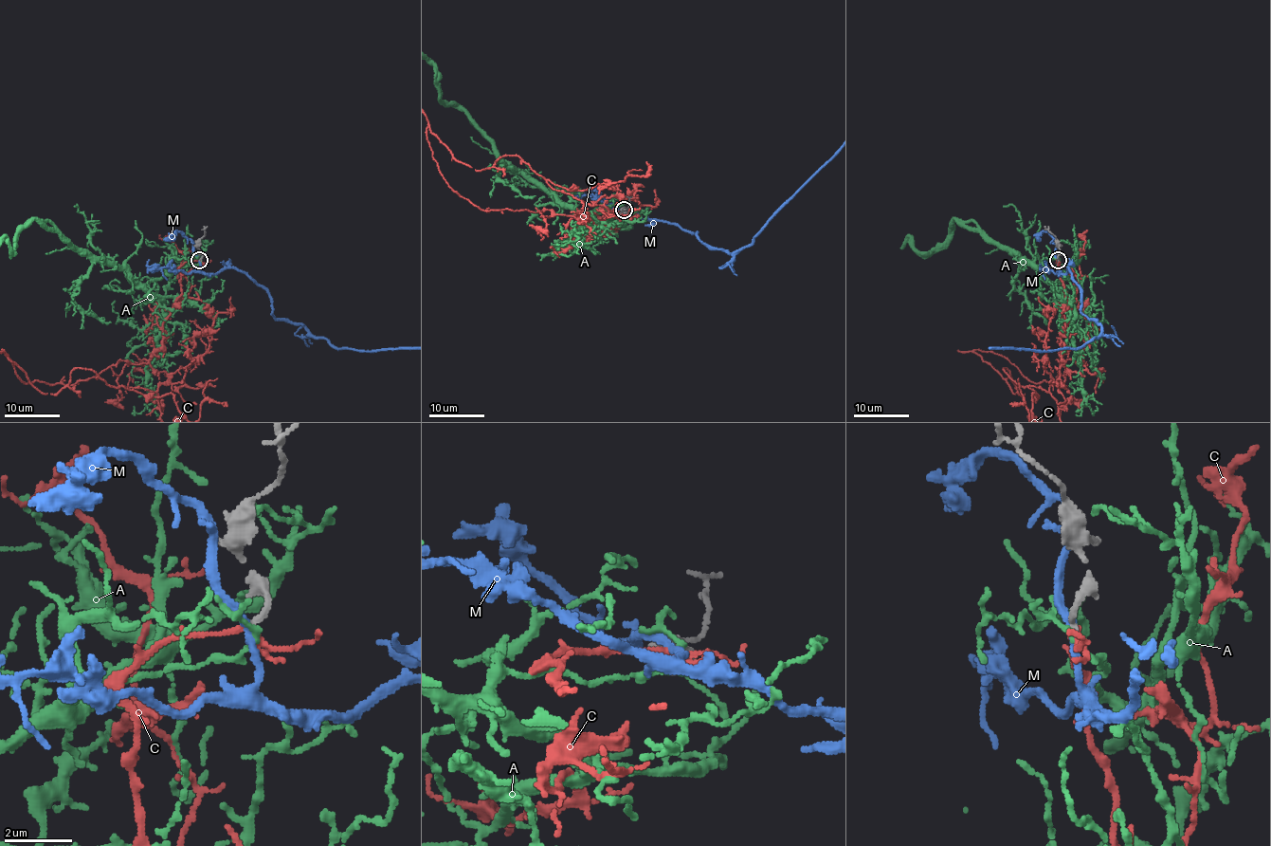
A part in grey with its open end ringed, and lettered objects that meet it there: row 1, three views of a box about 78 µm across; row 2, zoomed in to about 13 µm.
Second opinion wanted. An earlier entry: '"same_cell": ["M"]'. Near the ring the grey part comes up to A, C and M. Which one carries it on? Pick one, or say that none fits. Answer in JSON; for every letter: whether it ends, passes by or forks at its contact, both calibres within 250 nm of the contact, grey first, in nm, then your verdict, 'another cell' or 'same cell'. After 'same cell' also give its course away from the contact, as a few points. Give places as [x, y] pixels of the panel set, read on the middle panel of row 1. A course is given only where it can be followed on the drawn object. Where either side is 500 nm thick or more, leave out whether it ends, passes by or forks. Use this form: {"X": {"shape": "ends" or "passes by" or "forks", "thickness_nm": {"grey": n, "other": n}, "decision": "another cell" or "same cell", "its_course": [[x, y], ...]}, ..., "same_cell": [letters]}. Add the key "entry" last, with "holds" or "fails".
{"A": {"shape": "forks", "thickness_nm": {"grey": 180, "other": 110}, "decision": "another cell"}, "C": {"shape": "forks", "thickness_nm": {"grey": 180, "other": 110}, "decision": "same cell"}, "M": {"shape": "passes by", "thickness_nm": {"grey": 180, "other": 240}, "decision": "another cell"}, "same_cell": ["C"], "entry": "fails"}

